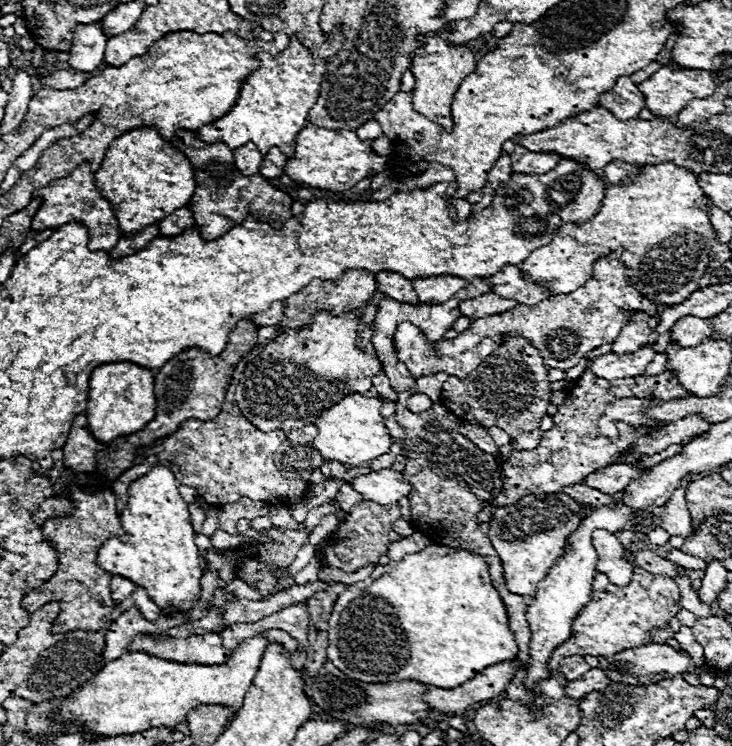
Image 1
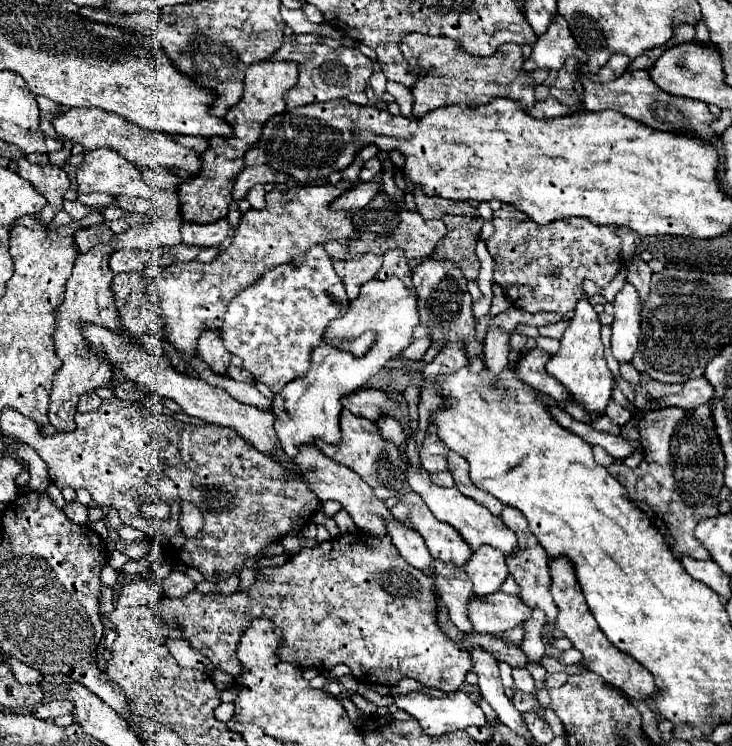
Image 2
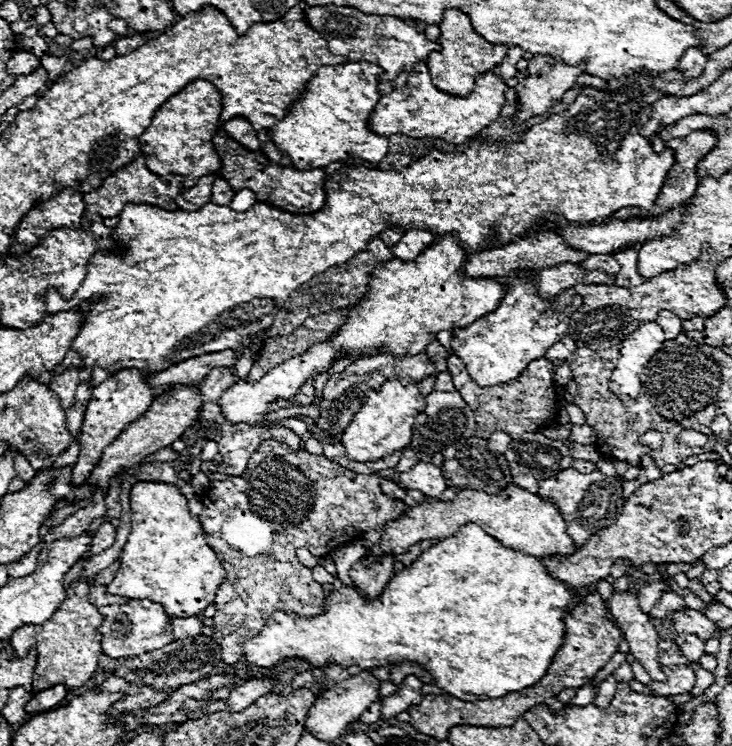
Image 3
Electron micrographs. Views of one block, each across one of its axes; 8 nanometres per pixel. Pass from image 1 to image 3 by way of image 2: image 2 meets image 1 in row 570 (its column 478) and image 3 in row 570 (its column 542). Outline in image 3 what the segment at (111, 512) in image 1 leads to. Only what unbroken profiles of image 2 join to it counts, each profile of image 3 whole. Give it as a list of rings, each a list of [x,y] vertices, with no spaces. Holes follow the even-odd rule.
[[[72,568],[70,574],[66,576],[70,582],[64,582],[64,584],[68,584],[66,600],[62,600],[62,606],[58,606],[58,610],[54,612],[54,616],[50,620],[38,624],[38,626],[30,626],[30,624],[22,626],[22,628],[14,630],[14,634],[12,634],[12,648],[18,654],[18,658],[28,656],[30,648],[38,650],[36,672],[34,672],[34,692],[48,690],[60,682],[64,682],[70,692],[70,690],[86,684],[98,668],[98,658],[100,658],[102,650],[100,650],[100,638],[98,638],[96,630],[102,626],[104,618],[98,612],[98,608],[92,606],[86,598],[90,586],[78,584],[78,582],[88,584],[88,578],[80,580],[74,576],[76,576],[76,568]]]

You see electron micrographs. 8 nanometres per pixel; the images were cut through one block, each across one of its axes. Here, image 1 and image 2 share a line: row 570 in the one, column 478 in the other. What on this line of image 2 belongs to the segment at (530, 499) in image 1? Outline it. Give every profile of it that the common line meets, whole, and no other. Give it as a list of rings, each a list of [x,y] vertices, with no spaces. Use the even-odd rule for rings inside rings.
[[[406,460],[406,482],[408,482],[408,486],[416,494],[420,494],[424,498],[426,506],[430,508],[430,512],[438,520],[454,526],[460,532],[460,536],[470,544],[472,550],[480,548],[482,544],[488,544],[492,548],[498,548],[506,556],[516,550],[516,534],[512,530],[508,530],[498,516],[492,516],[488,510],[484,510],[484,506],[480,506],[478,502],[472,502],[472,498],[460,494],[454,486],[452,488],[442,488],[442,486],[432,484],[430,482],[430,474],[422,466],[412,466],[410,460]]]

